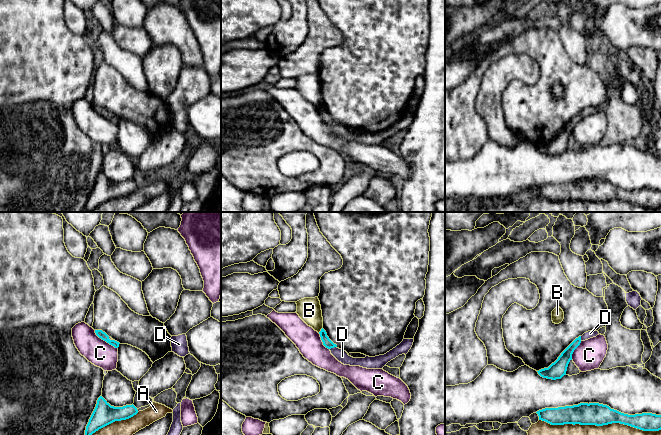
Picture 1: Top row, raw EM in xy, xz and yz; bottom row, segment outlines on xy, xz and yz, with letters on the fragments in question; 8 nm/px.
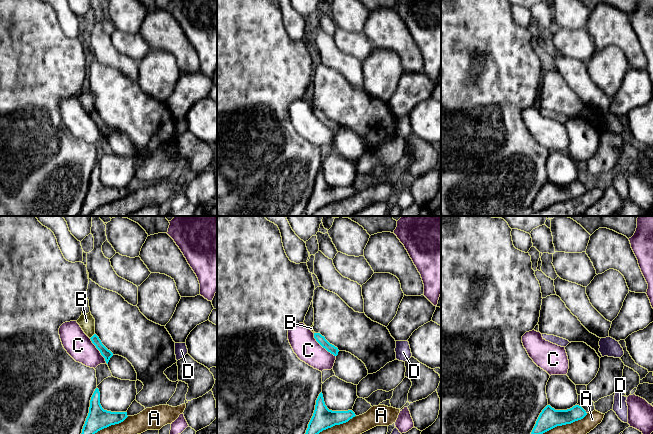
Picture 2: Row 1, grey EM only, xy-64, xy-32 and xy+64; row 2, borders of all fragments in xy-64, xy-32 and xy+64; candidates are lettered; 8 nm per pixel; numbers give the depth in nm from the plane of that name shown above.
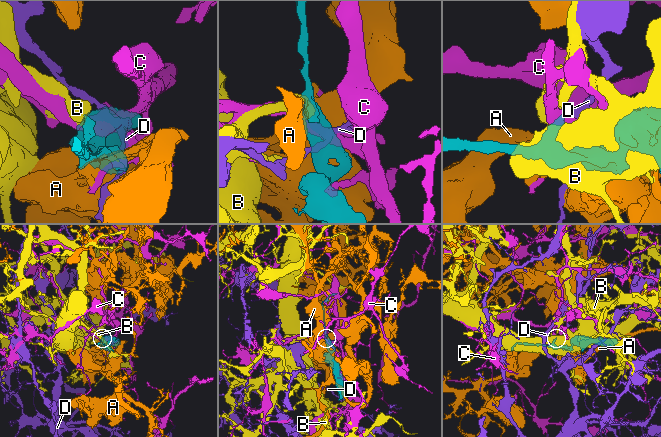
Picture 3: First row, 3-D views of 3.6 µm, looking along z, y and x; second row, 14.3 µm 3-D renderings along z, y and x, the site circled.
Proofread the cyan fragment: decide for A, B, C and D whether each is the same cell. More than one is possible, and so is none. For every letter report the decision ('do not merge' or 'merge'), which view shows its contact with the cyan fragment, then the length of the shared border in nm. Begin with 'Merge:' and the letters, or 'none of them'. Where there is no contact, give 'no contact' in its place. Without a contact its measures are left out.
Merge: none of them
A: do not merge | yz | 1000 nm
B: do not merge | xz | 60 nm
C: do not merge | xy | 240 nm
D: do not merge | xz | 60 nm

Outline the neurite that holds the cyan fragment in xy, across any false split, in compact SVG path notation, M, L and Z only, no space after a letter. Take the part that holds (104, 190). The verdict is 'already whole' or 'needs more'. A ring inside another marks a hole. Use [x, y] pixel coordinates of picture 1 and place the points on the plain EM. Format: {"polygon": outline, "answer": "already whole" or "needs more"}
{"polygon": "M100 172L86 202L85 212L91 212L99 205L115 197L129 195L137 189L138 186L133 180L123 183L114 183L111 182L102 172Z", "answer": "already whole"}

